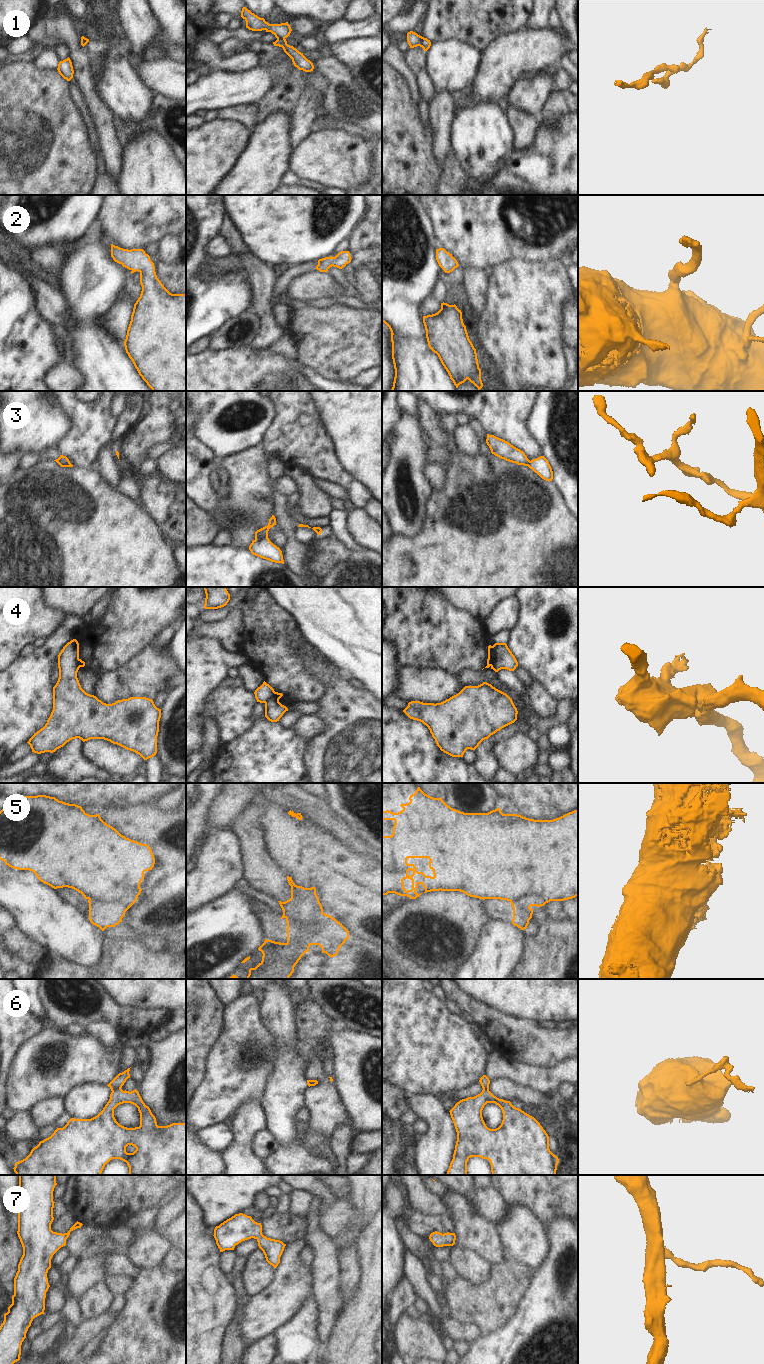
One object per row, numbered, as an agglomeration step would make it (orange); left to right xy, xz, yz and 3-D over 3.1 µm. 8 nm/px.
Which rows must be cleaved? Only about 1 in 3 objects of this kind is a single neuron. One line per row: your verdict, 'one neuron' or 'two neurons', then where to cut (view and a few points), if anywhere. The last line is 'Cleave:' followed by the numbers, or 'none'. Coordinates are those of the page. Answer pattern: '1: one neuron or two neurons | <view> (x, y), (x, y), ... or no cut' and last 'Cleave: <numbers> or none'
1: two neurons | yz (422, 37), (421, 46)
2: one neuron | no cut
3: two neurons | xz (267, 535), (255, 540)
4: two neurons | xz (275, 692), (264, 702)
5: two neurons | xy (139, 887), (134, 891), (113, 899), (89, 899)
6: two neurons | xy (120, 1088), (115, 1088), (112, 1091)
7: one neuron | no cut
Cleave: 1, 3, 4, 5, 6

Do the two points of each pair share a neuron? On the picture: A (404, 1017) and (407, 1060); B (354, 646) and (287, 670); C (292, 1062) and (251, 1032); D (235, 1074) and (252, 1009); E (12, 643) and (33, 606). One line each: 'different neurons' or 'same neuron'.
A: same neuron
B: different neurons
C: different neurons
D: same neuron
E: same neuron

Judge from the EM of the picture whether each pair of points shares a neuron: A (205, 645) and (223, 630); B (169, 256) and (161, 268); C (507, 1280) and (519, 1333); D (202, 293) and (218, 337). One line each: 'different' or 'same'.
A: different
B: different
C: different
D: different

